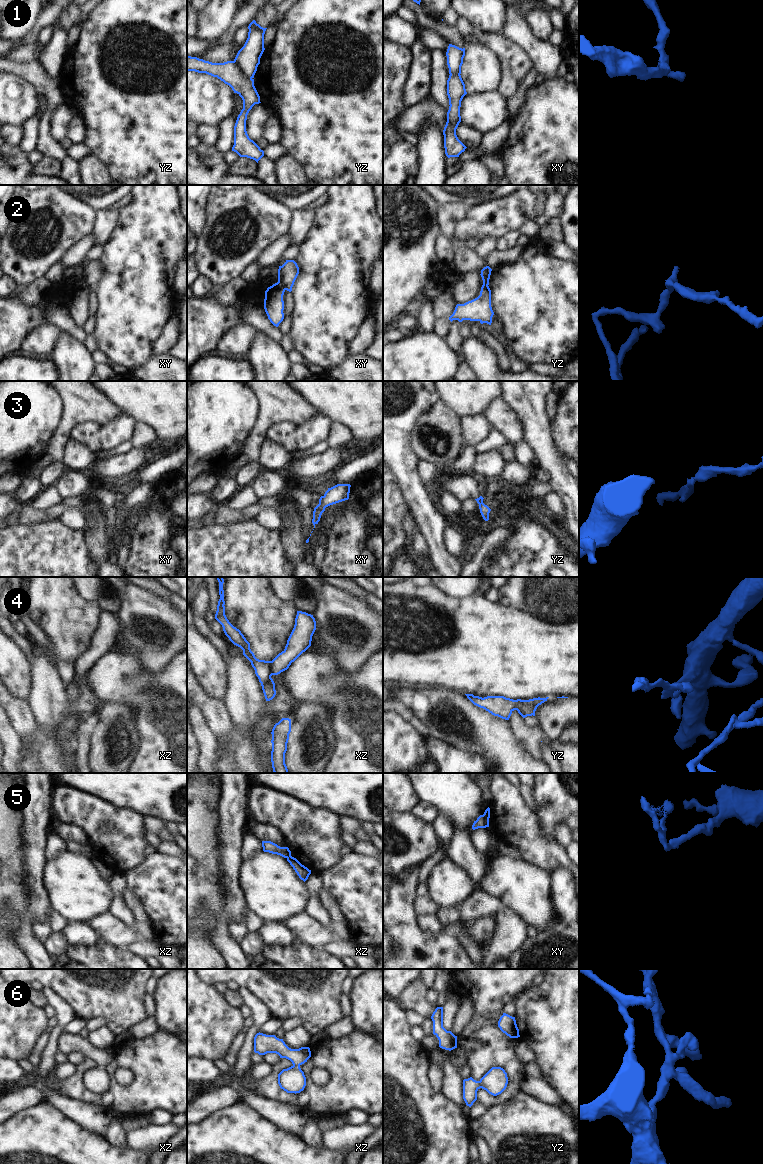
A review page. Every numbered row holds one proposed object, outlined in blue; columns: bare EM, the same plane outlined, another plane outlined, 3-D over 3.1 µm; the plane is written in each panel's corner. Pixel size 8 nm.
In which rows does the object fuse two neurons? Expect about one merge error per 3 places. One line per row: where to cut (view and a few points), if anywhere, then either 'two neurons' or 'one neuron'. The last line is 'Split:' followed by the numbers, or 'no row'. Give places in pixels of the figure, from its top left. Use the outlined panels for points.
1: cut in yz along (234, 60), (240, 69), (251, 79); two neurons
2: cut in xy along (277, 282), (285, 289); two neurons
3: no cut; one neuron
4: cut in xz along (271, 661), (270, 675); two neurons
5: cut in xy along (483, 814), (488, 822); two neurons
6: no cut; one neuron
Split: 1, 2, 4, 5

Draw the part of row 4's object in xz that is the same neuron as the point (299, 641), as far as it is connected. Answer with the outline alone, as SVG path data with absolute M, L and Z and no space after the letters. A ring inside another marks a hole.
M297 611L295 625L287 640L285 649L271 661L271 676L287 670L291 663L311 646L315 630L316 621L313 615Z

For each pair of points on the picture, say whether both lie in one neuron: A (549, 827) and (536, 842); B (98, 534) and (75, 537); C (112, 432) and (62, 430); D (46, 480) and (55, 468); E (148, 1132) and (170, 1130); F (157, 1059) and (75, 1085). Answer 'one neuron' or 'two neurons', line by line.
A: two neurons
B: two neurons
C: two neurons
D: one neuron
E: one neuron
F: one neuron

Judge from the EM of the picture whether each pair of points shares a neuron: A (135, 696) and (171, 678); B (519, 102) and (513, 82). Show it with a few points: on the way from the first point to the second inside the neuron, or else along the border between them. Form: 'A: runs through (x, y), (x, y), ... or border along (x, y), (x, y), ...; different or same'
A: runs through (144, 694), (151, 694), (162, 686); same
B: border along (529, 71), (519, 89), (507, 99); different

